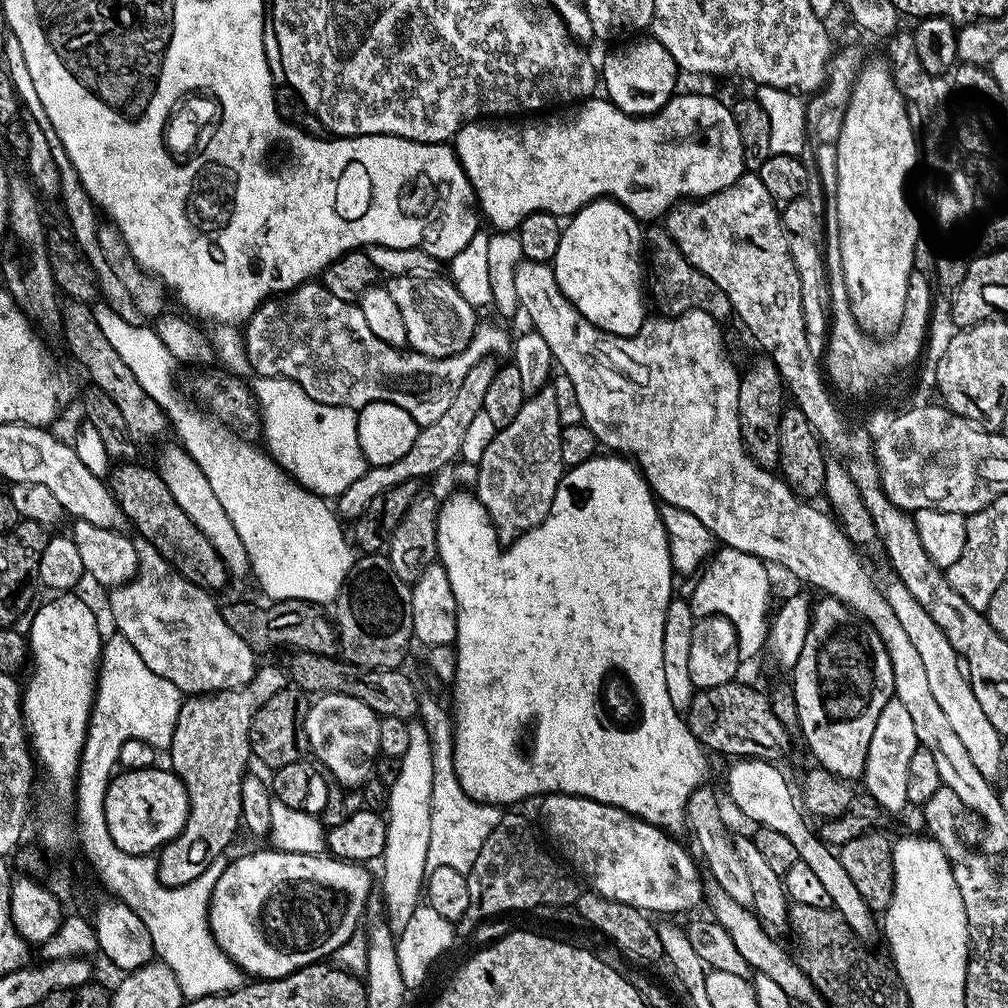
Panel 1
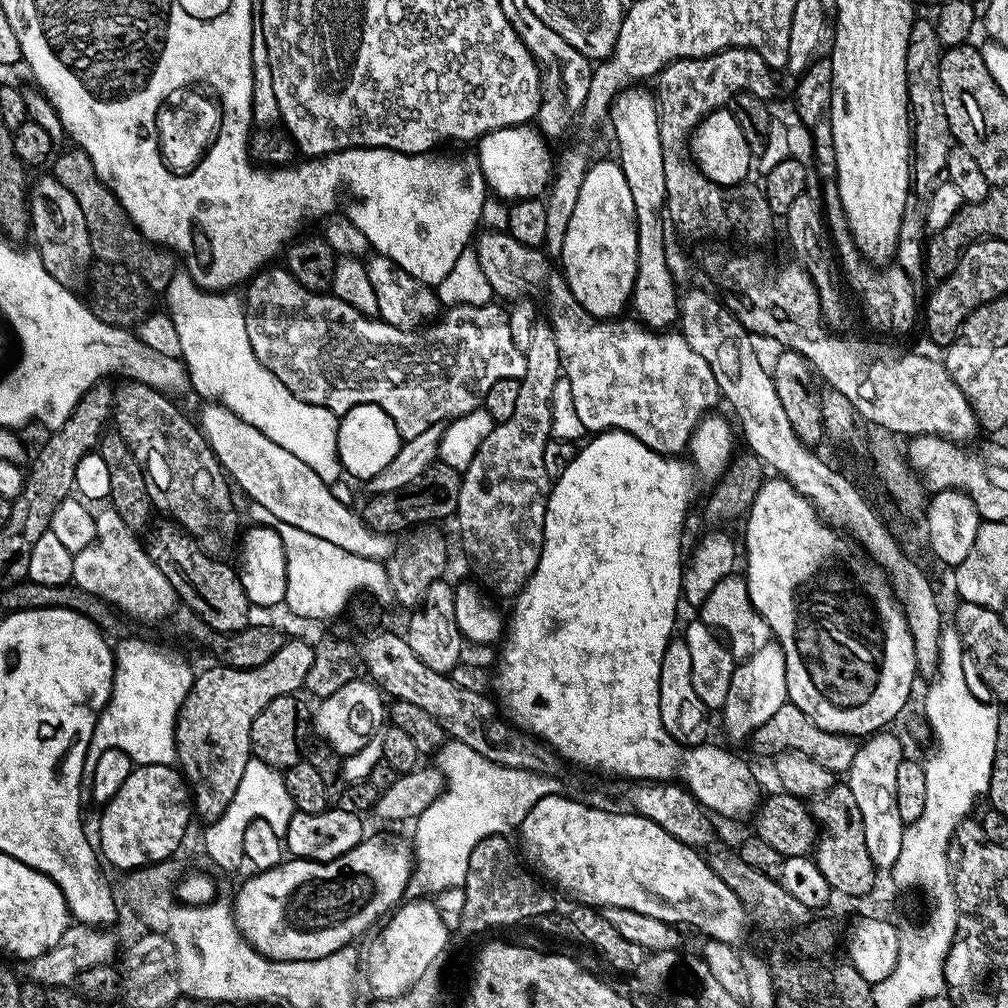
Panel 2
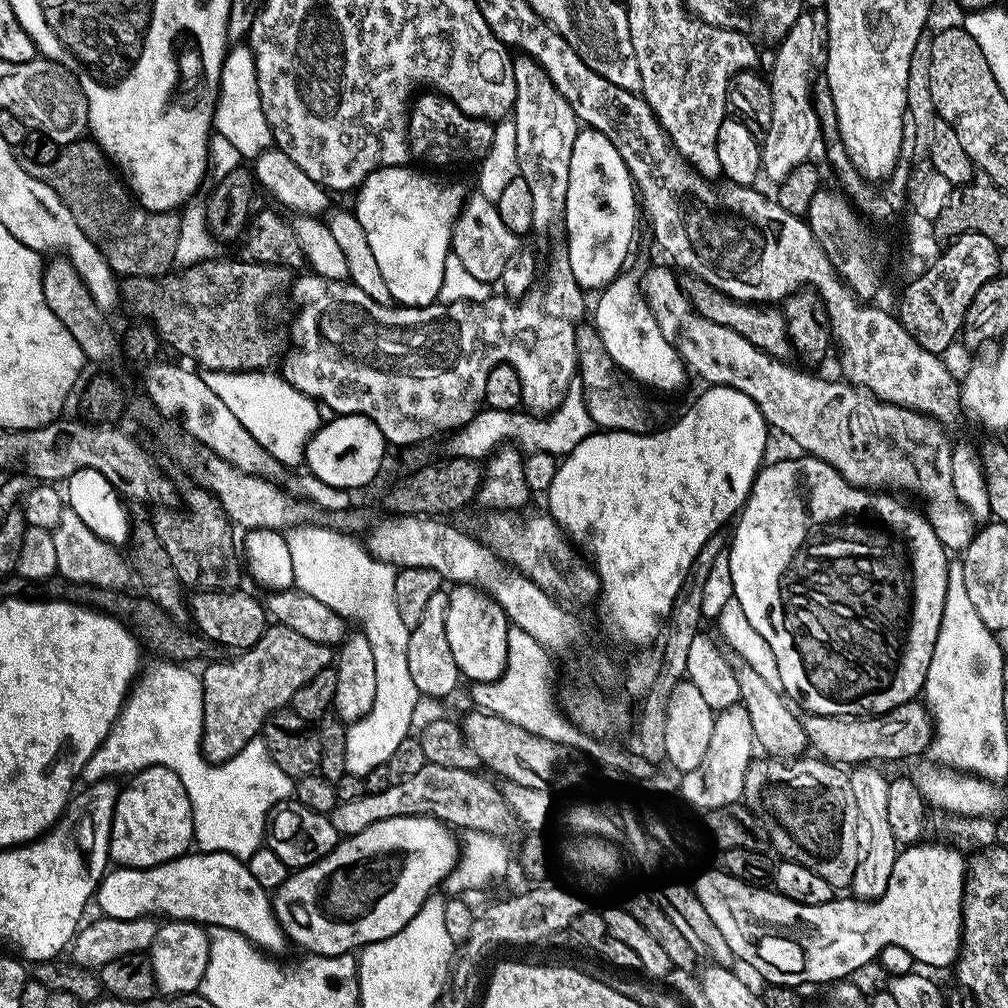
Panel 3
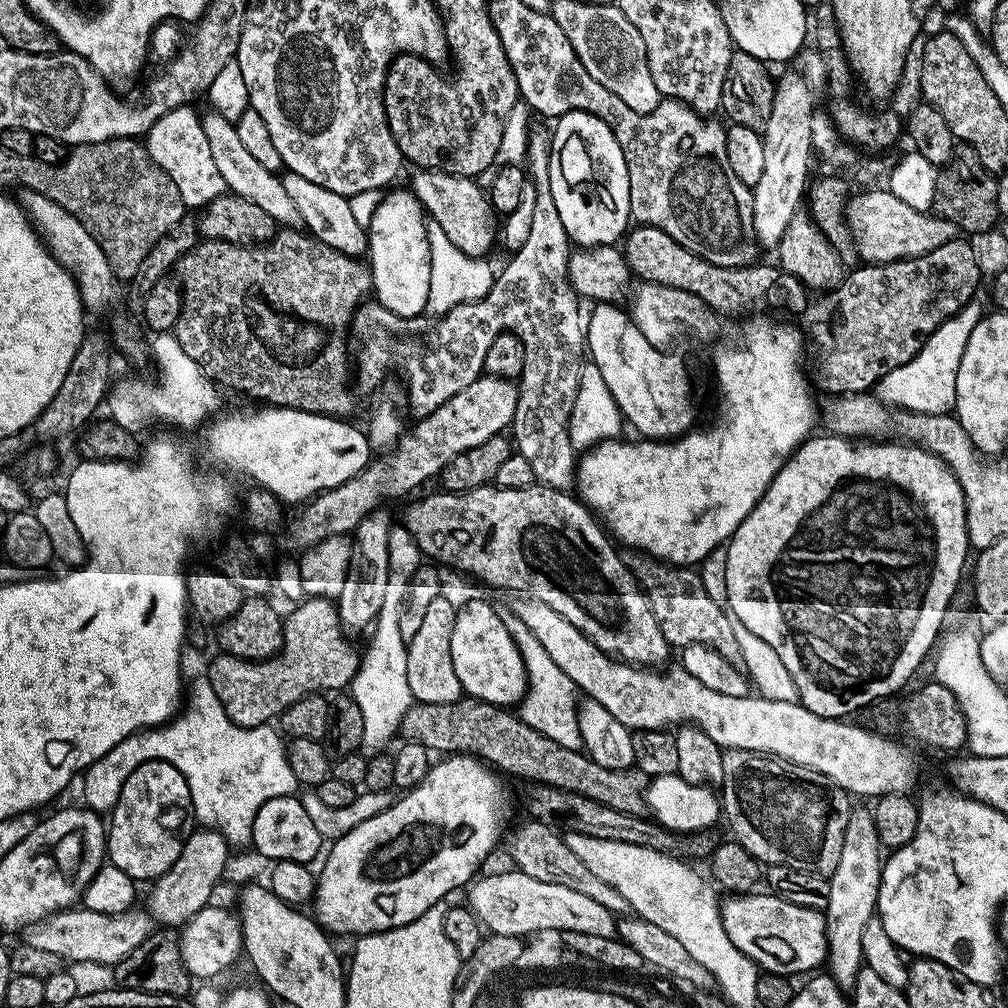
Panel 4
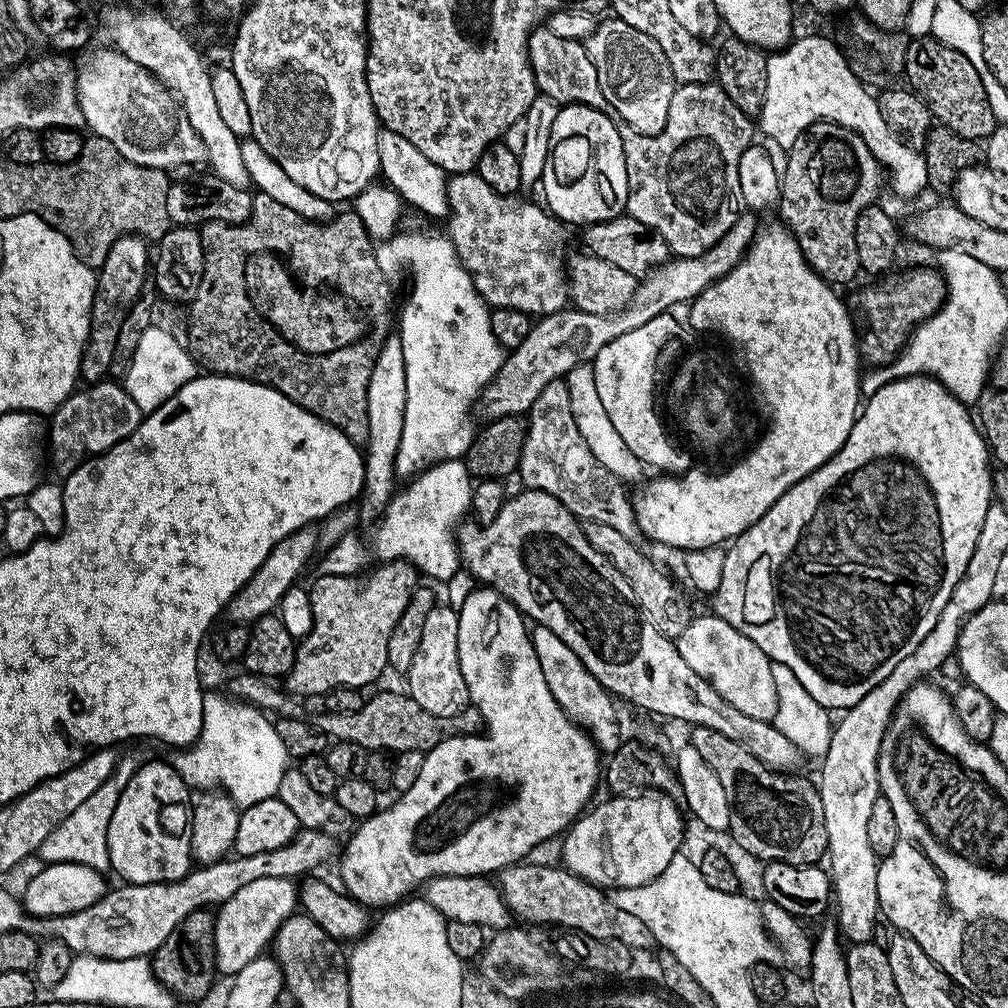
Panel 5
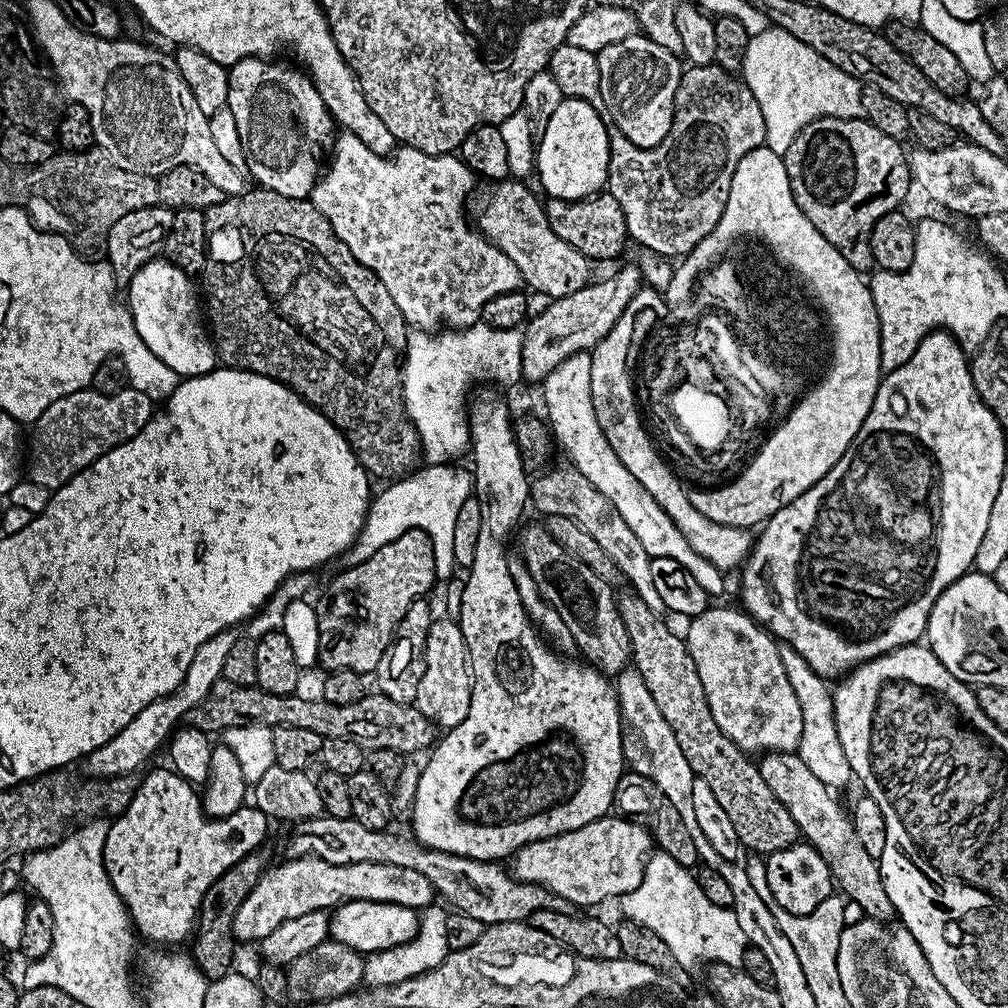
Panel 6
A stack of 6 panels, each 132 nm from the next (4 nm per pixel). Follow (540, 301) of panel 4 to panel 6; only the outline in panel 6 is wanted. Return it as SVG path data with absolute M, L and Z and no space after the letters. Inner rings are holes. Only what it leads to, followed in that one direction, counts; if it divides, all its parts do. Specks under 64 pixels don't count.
M563 463L557 468L549 467L547 470L541 471L531 481L531 507L533 509L536 507L538 511L544 512L545 517L561 516L578 522L578 526L582 530L586 530L586 534L590 534L594 538L594 542L598 542L598 546L602 546L602 550L615 562L618 570L622 570L631 591L637 592L642 598L642 602L646 602L646 606L650 606L650 610L654 610L656 616L663 617L666 609L662 597L658 594L658 589L654 587L654 581L650 574L652 557L646 554L646 549L642 546L642 542L638 542L634 530L630 530L630 526L626 526L622 514L618 514L618 510L614 510L610 498L606 498L606 494L597 490L571 463Z

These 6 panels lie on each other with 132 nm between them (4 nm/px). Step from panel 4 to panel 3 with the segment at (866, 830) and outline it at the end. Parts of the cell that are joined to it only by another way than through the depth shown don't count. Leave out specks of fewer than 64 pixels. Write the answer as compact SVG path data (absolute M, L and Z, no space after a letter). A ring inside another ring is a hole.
M856 766L850 775L854 786L854 802L858 806L863 827L866 829L866 847L863 849L858 870L854 870L854 878L850 889L855 899L871 902L886 894L886 886L890 886L890 874L894 874L894 862L898 855L898 845L894 834L890 831L890 821L886 819L886 794L889 777L883 776L876 766Z

